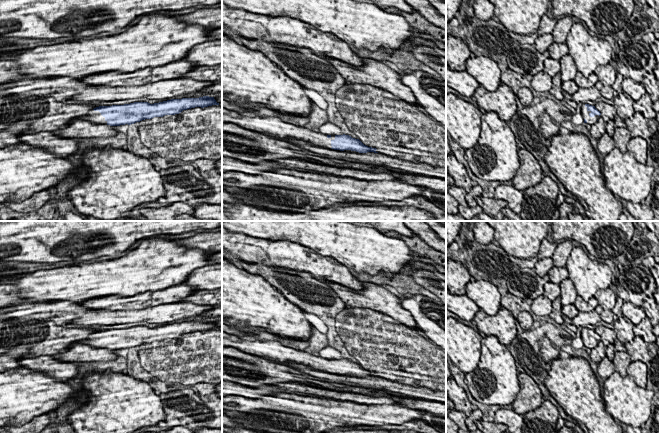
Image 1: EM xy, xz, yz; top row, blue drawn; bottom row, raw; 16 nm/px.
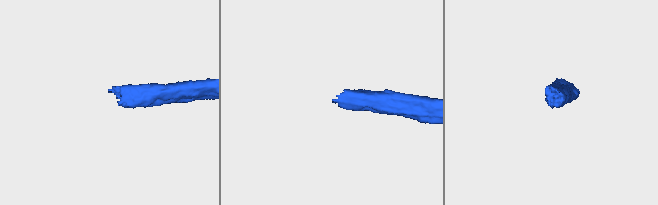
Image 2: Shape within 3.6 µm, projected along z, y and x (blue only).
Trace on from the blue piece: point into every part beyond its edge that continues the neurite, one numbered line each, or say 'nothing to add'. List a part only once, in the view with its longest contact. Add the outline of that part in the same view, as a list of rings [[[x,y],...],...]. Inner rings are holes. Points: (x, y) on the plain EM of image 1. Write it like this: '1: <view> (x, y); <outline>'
1: yz (585, 338); [[[583,328],[580,331],[580,334],[581,334],[580,337],[582,338],[583,343],[586,343],[587,344],[587,348],[593,349],[600,342],[599,339],[595,339],[594,341],[590,341],[589,338],[591,337],[591,335],[588,335],[587,334],[587,331],[585,330],[585,328]]]

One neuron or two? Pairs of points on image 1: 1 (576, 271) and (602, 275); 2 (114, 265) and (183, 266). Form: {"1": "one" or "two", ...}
{"1": "one", "2": "one"}

